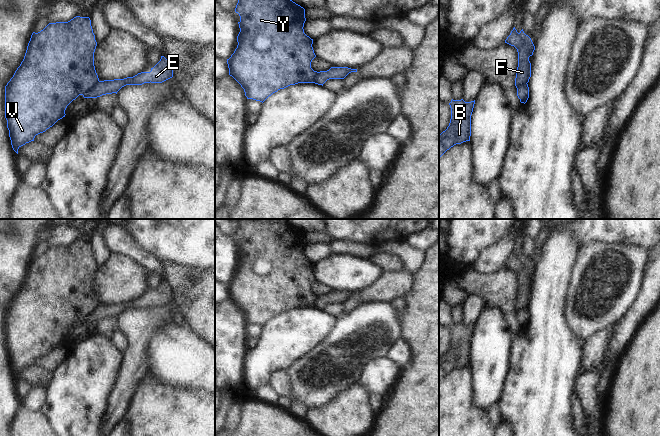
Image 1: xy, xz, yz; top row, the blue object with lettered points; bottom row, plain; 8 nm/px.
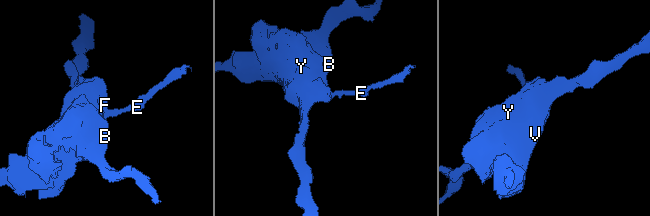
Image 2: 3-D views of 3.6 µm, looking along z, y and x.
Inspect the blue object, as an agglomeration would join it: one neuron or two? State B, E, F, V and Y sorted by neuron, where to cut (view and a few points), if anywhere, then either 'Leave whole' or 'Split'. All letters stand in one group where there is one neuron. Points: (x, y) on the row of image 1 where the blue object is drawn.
Groups: B F V Y / E. Split along xy (98, 80), (82, 94). Split

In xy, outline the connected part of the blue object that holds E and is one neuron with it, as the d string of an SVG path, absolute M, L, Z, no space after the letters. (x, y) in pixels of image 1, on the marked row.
M161 56L160 61L151 68L150 72L141 72L133 77L124 79L98 81L83 94L84 98L97 98L102 95L116 93L126 85L142 85L144 83L162 83L173 77L171 63Z

